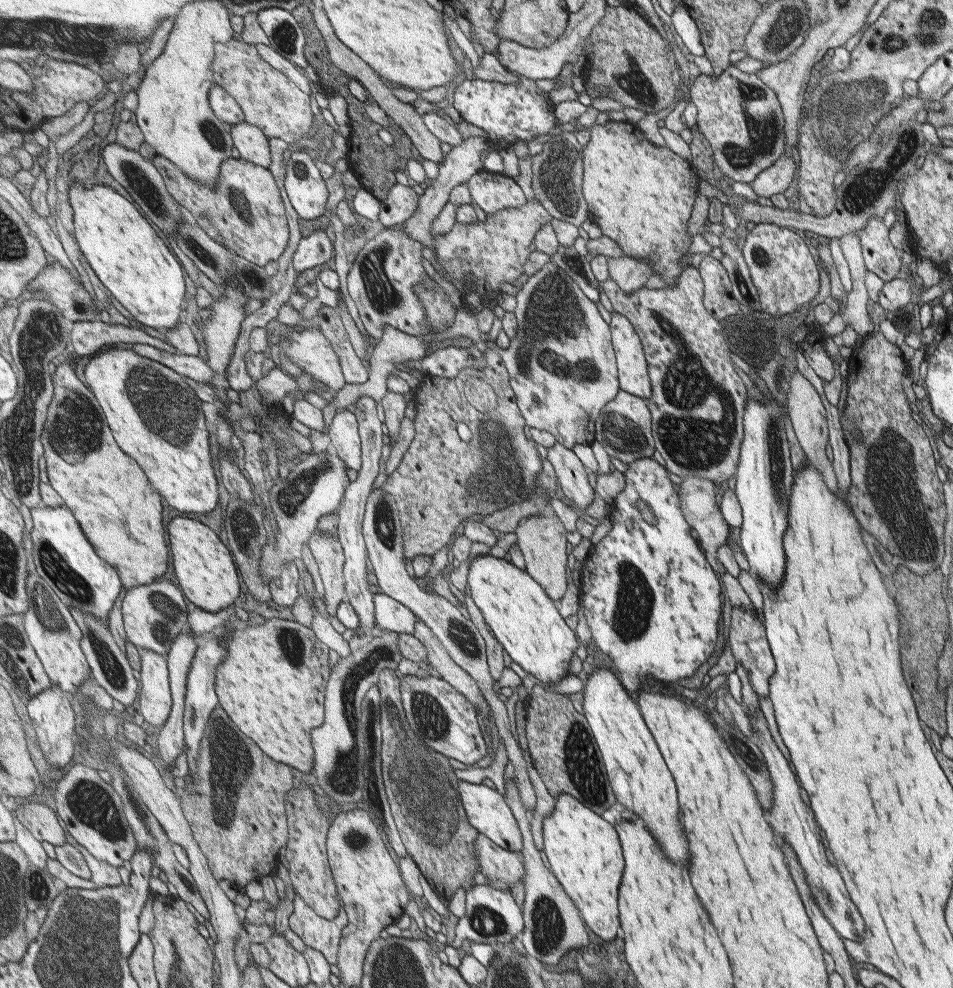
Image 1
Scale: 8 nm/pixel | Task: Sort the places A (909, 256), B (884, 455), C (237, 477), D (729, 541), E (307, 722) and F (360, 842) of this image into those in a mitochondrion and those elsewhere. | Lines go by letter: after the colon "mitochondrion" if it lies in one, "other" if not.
A: other
B: mitochondrion
C: other
D: other
E: other
F: mitochondrion

